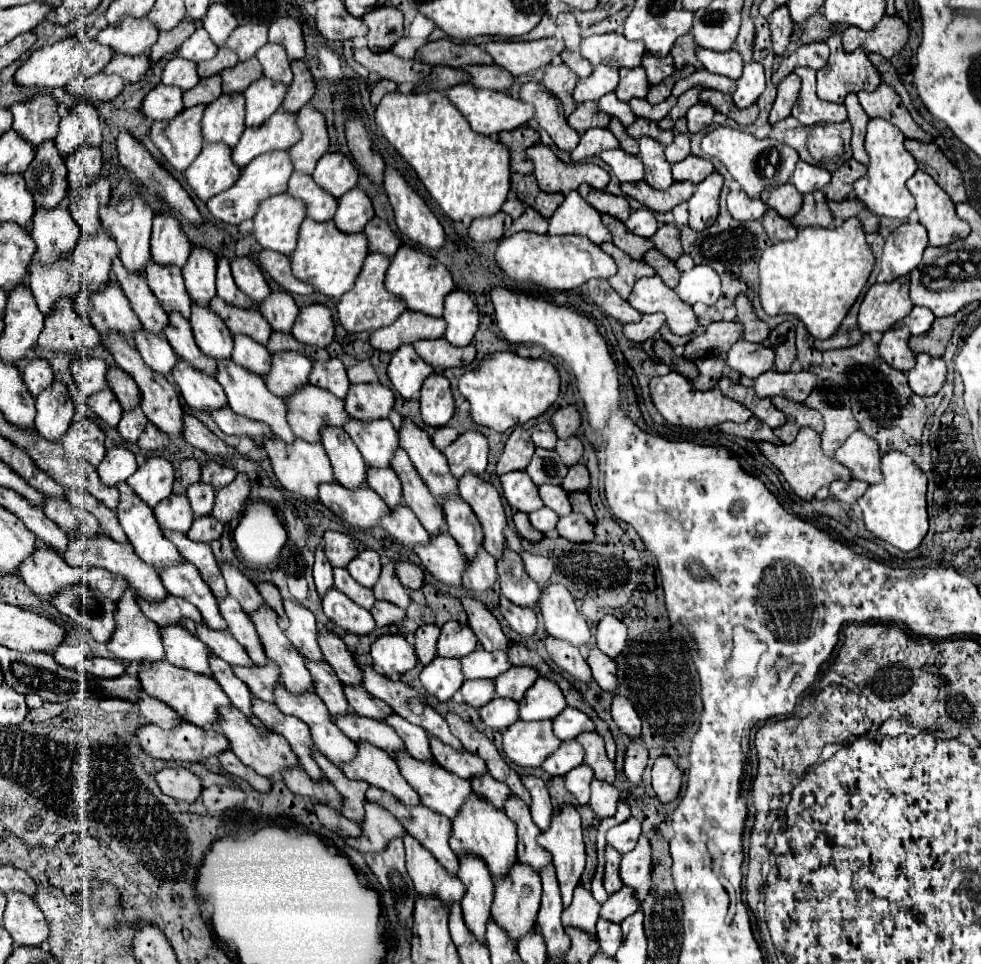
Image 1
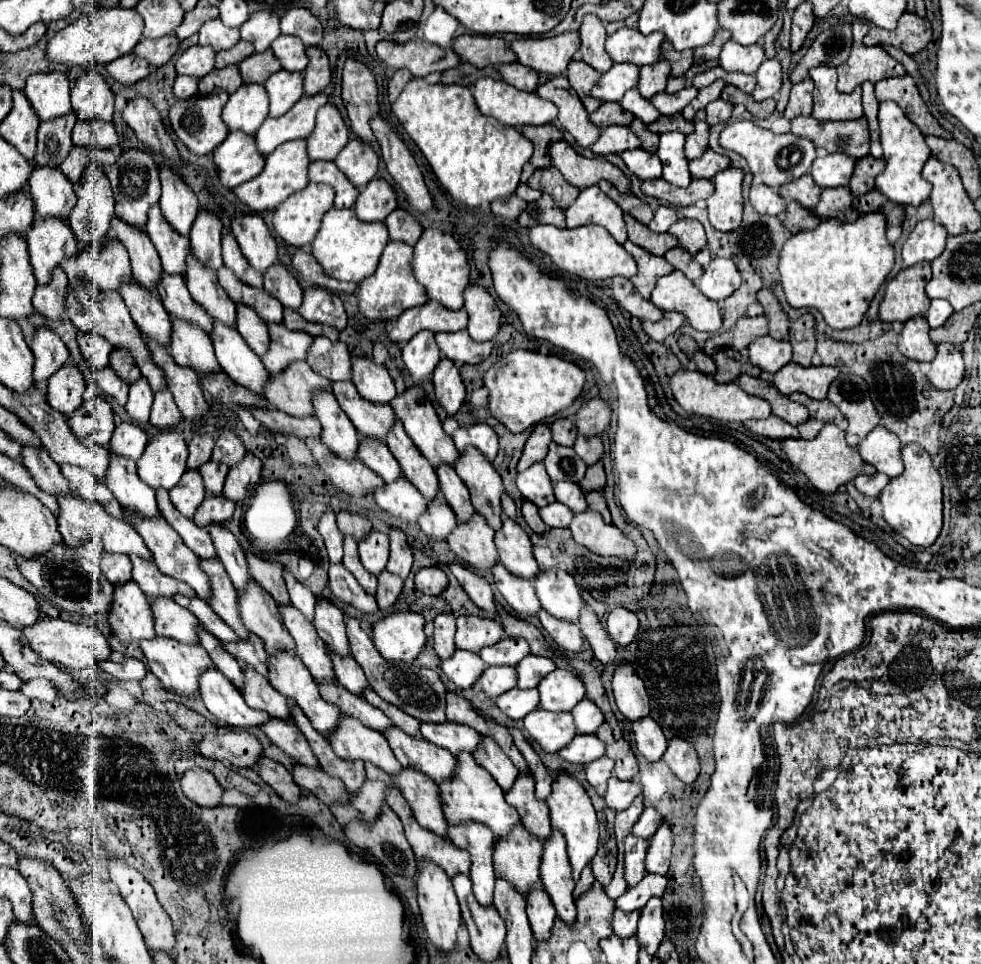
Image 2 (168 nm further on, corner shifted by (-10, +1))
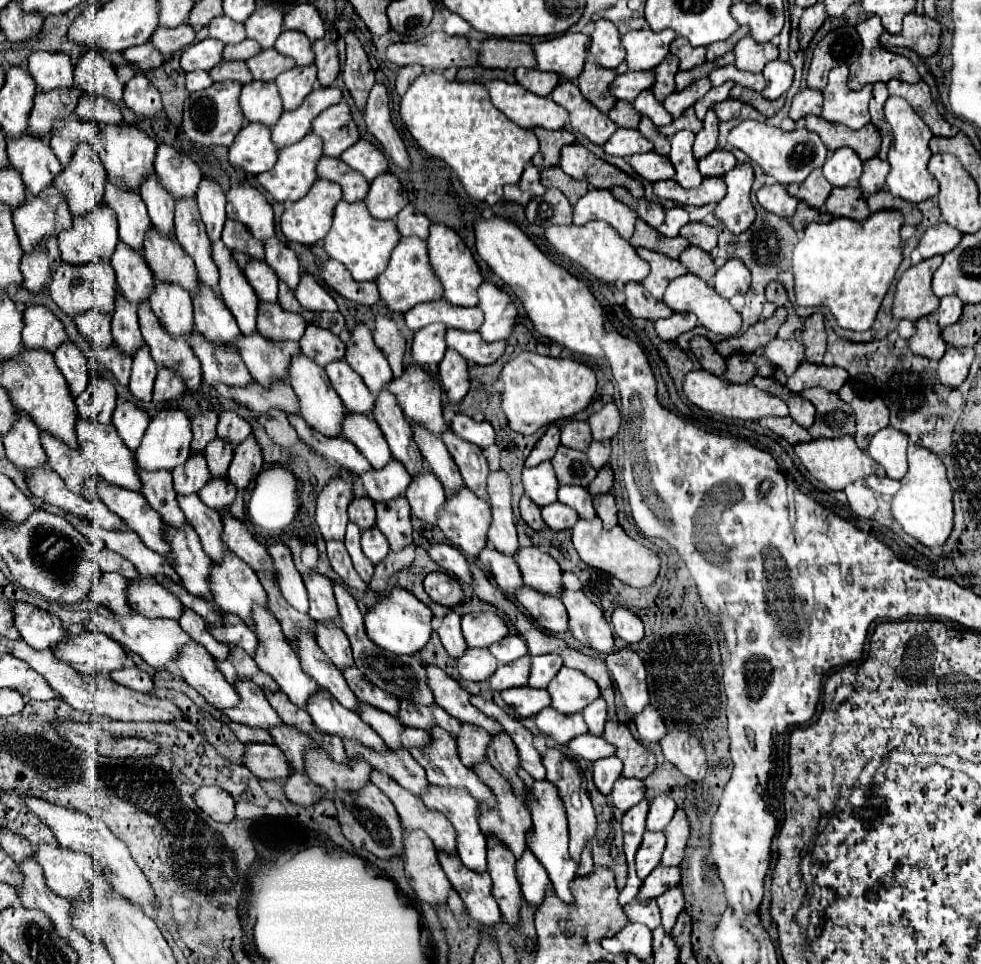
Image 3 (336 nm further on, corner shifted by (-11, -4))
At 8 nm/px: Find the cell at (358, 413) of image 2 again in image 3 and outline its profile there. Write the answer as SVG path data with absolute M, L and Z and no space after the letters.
M336 360L326 366L328 378L336 394L342 398L344 408L360 414L372 414L374 408L374 394L368 392L366 384L356 376L346 360Z

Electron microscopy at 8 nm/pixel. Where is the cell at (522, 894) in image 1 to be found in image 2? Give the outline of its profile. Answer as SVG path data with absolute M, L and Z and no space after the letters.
M519 825L519 831L515 831L511 839L501 839L495 843L495 875L499 879L505 879L523 897L527 897L533 885L541 879L541 857L543 843L539 843L539 839L533 835L527 835L527 831L523 831L523 825Z

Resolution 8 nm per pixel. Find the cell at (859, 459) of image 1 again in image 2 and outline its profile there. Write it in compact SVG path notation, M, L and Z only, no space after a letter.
M877 425L857 445L857 451L865 463L873 465L879 473L885 473L887 477L897 477L903 473L903 461L899 455L901 451L899 437L881 425Z

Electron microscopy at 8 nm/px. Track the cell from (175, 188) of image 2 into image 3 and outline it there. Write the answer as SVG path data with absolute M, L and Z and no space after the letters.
M160 142L154 158L154 170L160 176L160 182L172 192L174 200L196 196L202 172L190 156Z

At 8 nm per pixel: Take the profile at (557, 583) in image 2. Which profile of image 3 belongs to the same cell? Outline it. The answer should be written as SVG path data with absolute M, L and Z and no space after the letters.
M520 546L516 552L516 564L524 578L524 584L534 586L536 590L560 596L562 592L562 574L558 562L538 546Z

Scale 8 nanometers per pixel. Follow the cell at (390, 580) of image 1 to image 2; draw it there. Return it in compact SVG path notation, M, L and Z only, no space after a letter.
M391 529L389 541L391 541L391 557L389 557L389 563L387 563L387 571L391 575L407 579L407 575L411 571L411 563L413 563L413 553L407 545L405 533Z

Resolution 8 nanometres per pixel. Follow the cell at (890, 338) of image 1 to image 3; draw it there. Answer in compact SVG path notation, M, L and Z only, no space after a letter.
M924 316L916 322L916 334L908 340L912 352L920 356L928 356L930 360L940 360L946 352L946 342L942 338L942 330L934 316Z

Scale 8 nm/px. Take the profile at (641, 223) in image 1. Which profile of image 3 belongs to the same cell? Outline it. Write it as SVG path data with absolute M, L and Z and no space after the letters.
M676 206L676 208L672 208L672 210L666 212L666 220L664 220L664 224L658 228L658 232L664 234L664 236L678 236L680 228L682 228L684 224L688 224L688 222L690 222L688 210L682 208L682 206Z

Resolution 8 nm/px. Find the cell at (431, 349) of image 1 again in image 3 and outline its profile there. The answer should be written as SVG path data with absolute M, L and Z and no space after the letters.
M448 330L446 332L448 348L454 348L462 354L468 362L474 364L494 364L506 348L506 342L484 342L480 332L466 332L466 330Z

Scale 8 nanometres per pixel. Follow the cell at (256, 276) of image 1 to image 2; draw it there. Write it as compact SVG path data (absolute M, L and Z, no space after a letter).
M243 215L235 219L231 231L243 257L255 271L265 273L277 261L277 243L259 215Z

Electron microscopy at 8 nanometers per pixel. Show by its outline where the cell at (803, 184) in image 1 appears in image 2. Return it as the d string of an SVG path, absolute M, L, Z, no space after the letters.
M845 153L817 157L811 165L809 175L819 187L843 187L853 175L855 161Z

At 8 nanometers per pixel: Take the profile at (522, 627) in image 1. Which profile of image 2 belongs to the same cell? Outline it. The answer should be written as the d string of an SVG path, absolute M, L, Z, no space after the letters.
M503 565L495 567L493 579L495 579L499 593L505 597L505 601L511 605L511 609L519 617L535 615L541 611L541 603L535 595L535 587L531 581L515 579L515 575L511 575Z

